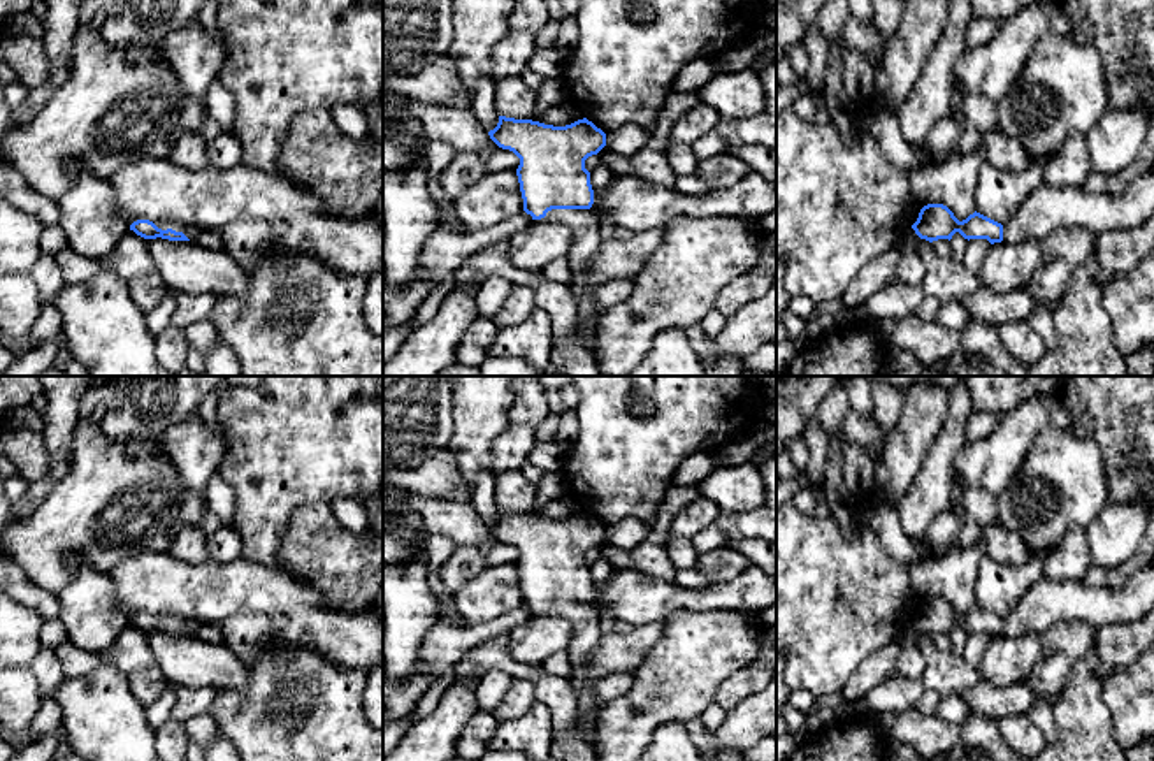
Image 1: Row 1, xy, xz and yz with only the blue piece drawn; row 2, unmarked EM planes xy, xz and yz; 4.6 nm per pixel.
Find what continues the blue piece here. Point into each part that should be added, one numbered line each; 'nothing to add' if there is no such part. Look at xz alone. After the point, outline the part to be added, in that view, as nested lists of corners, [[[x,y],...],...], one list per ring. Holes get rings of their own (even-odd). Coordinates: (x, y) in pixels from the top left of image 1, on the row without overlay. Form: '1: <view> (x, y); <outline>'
1: xz (584, 619); [[[552,603],[545,612],[569,622],[573,638],[566,652],[573,670],[583,671],[590,652],[602,638],[597,610],[590,603]]]

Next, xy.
1: xy (190, 624); [[[163,613],[155,617],[158,622],[167,624],[172,622],[176,626],[183,626],[190,634],[197,634],[198,622],[186,615],[176,615],[176,613]]]

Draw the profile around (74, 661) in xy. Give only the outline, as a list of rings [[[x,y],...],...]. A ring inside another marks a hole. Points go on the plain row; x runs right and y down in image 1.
[[[70,640],[60,643],[54,649],[54,654],[60,661],[61,671],[65,677],[81,677],[93,671],[100,664],[100,656],[83,650]]]

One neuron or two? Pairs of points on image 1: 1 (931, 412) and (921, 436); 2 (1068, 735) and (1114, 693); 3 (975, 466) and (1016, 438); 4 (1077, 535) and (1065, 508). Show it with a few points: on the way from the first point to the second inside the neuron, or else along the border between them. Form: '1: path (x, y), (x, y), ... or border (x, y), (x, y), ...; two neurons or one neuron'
1: path (926, 417), (921, 422), (921, 431); one neuron
2: border (1102, 684), (1102, 700), (1109, 709), (1116, 742); two neurons
3: path (986, 463), (991, 463), (1005, 449); one neuron
4: border (1084, 528), (1072, 526), (1056, 543); two neurons

